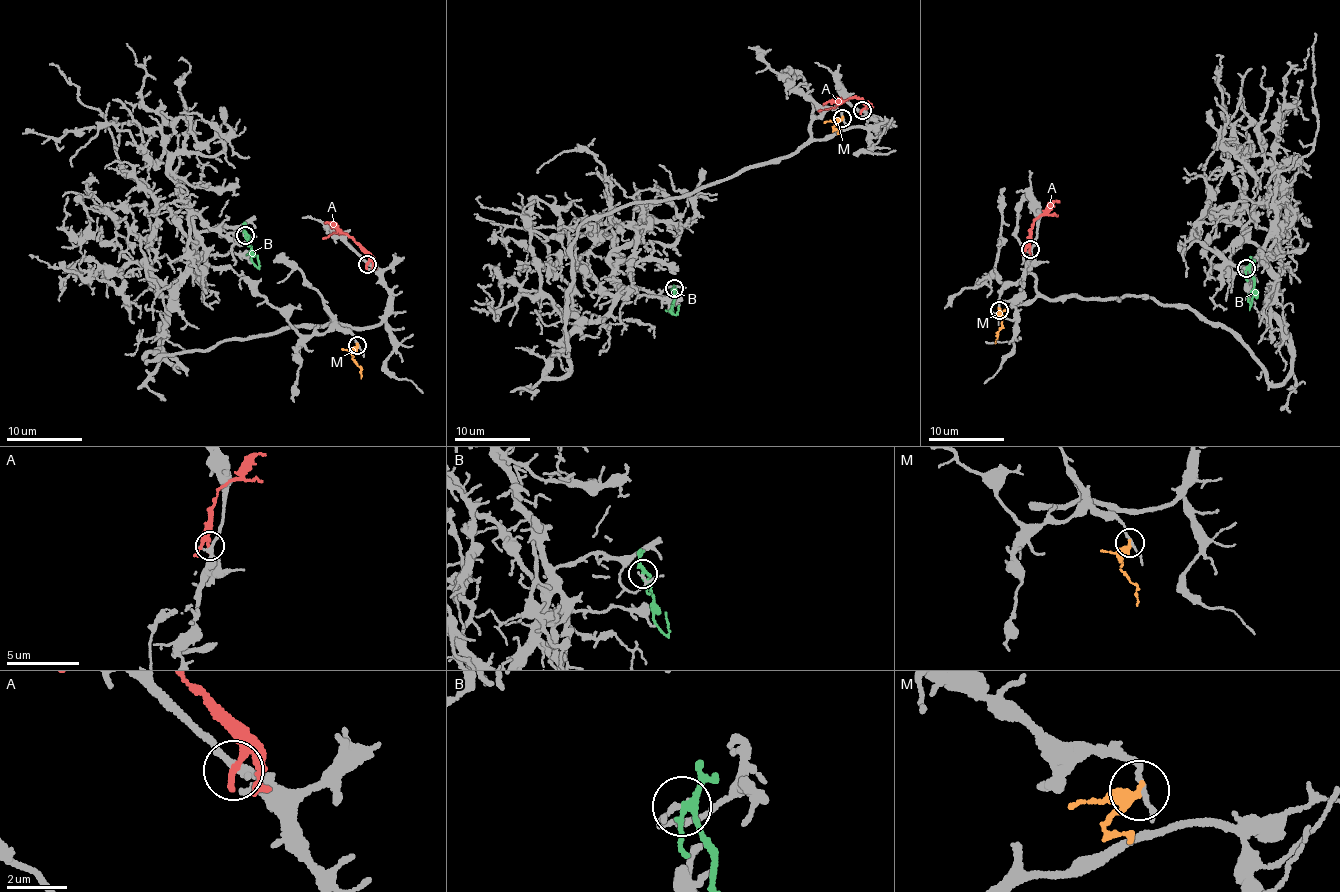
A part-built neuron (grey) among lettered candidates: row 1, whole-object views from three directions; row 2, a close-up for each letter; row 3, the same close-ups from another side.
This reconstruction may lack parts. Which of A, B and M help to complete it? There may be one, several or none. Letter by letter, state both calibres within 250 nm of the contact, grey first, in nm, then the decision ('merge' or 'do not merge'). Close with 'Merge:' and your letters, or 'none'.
A: 260/280 nm | do not merge
B: 120/180 nm | do not merge
M: 130/400 nm | do not merge
Merge: none

